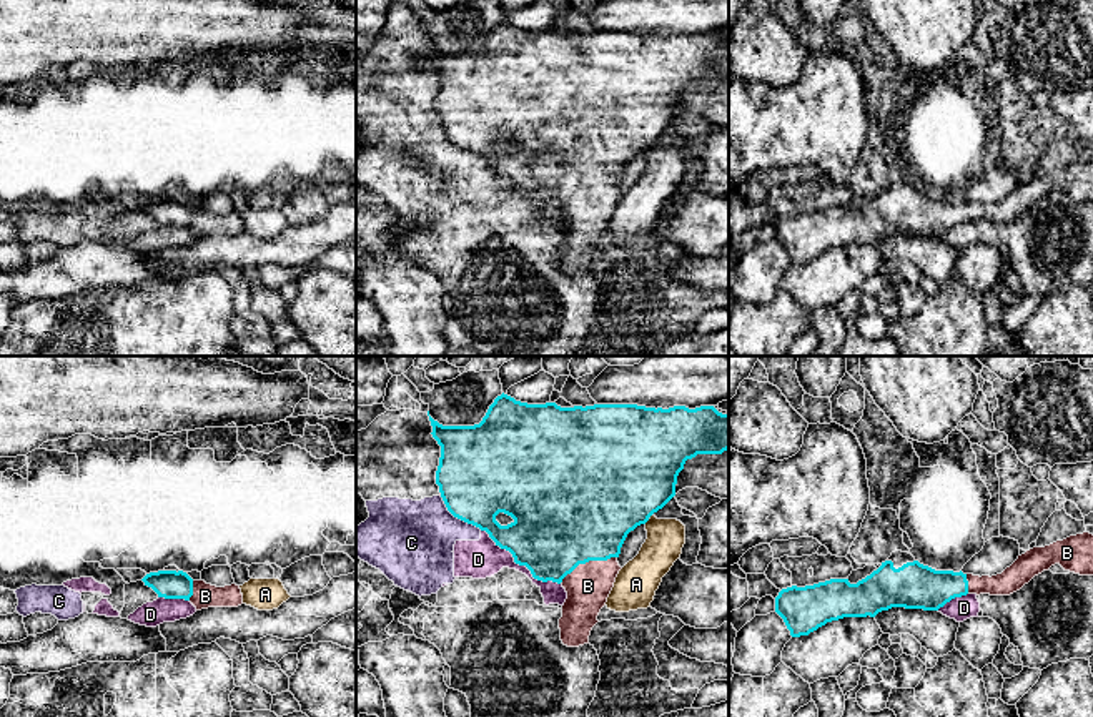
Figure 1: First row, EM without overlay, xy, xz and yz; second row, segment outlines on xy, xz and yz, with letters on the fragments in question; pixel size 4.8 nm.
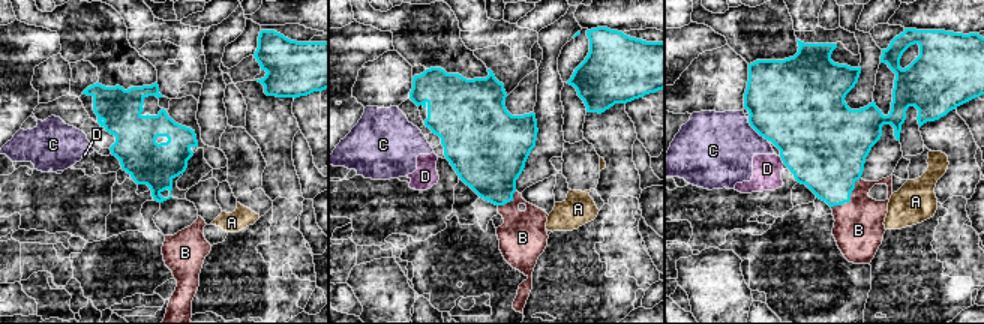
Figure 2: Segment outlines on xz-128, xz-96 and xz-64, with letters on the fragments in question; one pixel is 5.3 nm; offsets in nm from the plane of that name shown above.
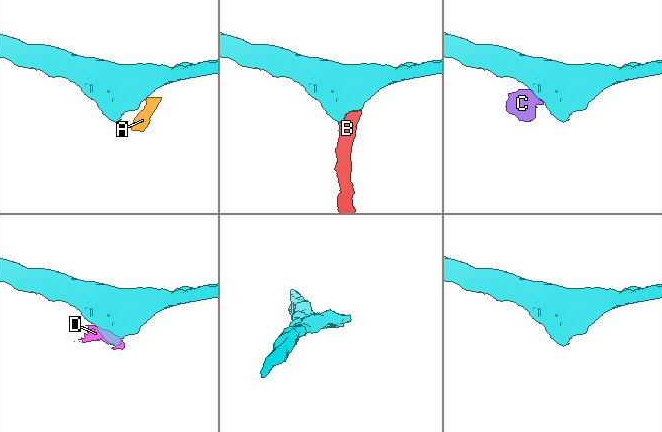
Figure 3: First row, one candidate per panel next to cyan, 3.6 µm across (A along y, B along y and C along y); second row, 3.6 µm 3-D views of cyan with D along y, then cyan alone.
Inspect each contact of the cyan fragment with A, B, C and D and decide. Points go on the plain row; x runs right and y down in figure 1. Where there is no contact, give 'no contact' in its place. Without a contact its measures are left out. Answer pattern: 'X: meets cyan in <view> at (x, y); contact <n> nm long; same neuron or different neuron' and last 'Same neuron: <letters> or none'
A: meets cyan in xz at (646, 148); contact 40 nm long; different neuron
B: meets cyan in xz at (588, 188); contact 300 nm long; same neuron
C: meets cyan in xz at (458, 145); contact 260 nm long; different neuron
D: meets cyan in xz at (519, 192); contact 460 nm long; different neuron
Same neuron: B

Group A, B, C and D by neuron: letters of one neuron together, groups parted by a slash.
A / B / C D

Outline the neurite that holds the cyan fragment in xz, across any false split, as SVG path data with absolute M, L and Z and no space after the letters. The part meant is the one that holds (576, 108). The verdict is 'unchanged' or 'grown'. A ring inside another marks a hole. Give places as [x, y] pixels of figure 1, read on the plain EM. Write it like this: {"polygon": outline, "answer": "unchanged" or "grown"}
{"polygon": "M501 22L474 53L443 53L429 43L433 65L441 73L436 111L448 138L481 158L526 193L532 205L561 211L567 226L559 246L561 268L567 274L589 271L597 243L606 233L616 205L621 175L631 158L645 151L674 123L677 103L697 82L729 77L729 42L714 33L669 37L637 32L594 32L561 35L556 30L527 32Z", "answer": "grown"}

